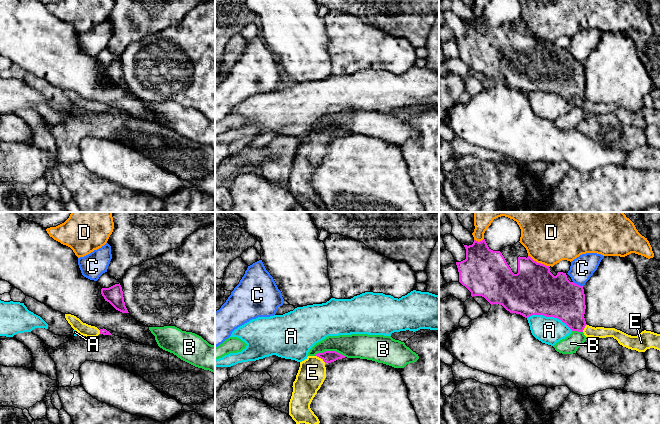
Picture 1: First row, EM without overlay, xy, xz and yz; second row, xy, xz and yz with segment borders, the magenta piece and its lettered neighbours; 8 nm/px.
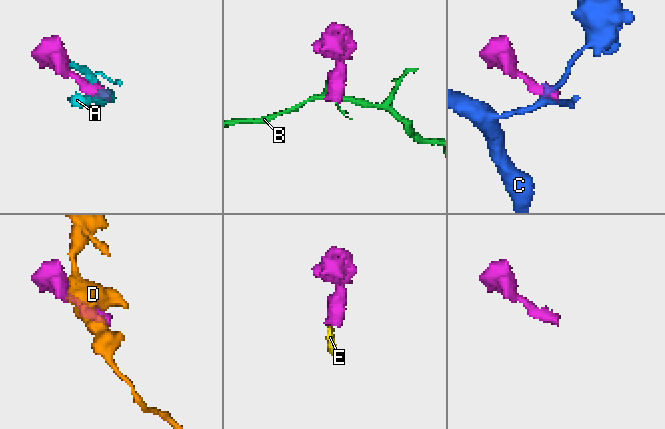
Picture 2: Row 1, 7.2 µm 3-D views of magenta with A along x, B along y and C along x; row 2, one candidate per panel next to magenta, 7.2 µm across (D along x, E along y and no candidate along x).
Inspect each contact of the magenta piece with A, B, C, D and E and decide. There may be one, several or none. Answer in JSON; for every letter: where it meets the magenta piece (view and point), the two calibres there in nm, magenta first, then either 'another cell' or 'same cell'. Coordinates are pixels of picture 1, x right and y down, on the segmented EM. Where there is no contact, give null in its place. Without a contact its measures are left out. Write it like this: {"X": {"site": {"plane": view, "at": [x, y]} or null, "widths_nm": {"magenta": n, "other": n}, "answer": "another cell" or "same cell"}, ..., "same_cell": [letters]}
{"A": {"site": {"plane": "yz", "at": [550, 316]}, "widths_nm": {"magenta": 400, "other": 220}, "answer": "another cell"}, "B": {"site": {"plane": "xz", "at": [330, 351]}, "widths_nm": {"magenta": 100, "other": 190}, "answer": "another cell"}, "C": {"site": {"plane": "yz", "at": [577, 284]}, "widths_nm": {"magenta": 340, "other": 190}, "answer": "another cell"}, "D": {"site": {"plane": "yz", "at": [539, 263]}, "widths_nm": {"magenta": 400, "other": 460}, "answer": "another cell"}, "E": {"site": {"plane": "xz", "at": [320, 357]}, "widths_nm": {"magenta": 100, "other": 220}, "answer": "same cell"}, "same_cell": ["E"]}

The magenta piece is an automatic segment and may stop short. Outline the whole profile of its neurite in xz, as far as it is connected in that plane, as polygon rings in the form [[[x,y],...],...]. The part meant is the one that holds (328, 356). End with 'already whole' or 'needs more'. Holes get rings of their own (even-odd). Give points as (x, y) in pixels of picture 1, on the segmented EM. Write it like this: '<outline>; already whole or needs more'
[[[325,351],[315,356],[308,356],[300,362],[300,367],[293,382],[293,392],[289,402],[289,415],[296,424],[319,424],[318,417],[310,404],[326,378],[326,363],[345,358],[336,351]]]; needs more

